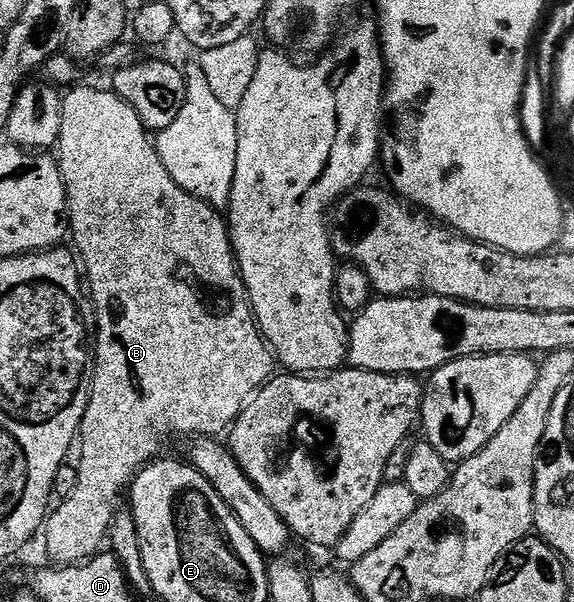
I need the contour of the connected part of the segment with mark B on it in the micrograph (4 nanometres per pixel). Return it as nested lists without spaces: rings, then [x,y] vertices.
[[[82,86],[74,87],[72,90],[64,93],[61,105],[63,106],[63,126],[61,127],[61,138],[59,141],[59,163],[61,165],[61,177],[65,183],[65,192],[69,195],[69,227],[71,229],[71,240],[77,243],[75,247],[76,255],[79,257],[80,263],[83,265],[83,276],[87,281],[88,291],[91,293],[91,303],[97,313],[97,335],[95,337],[95,363],[93,366],[93,385],[89,391],[89,405],[81,419],[81,430],[79,433],[79,448],[81,444],[81,461],[76,461],[75,467],[77,469],[77,489],[75,494],[71,494],[71,498],[60,501],[50,511],[44,525],[43,537],[45,536],[45,548],[49,551],[49,556],[54,565],[68,566],[70,564],[79,564],[89,559],[91,556],[97,555],[102,551],[103,545],[106,543],[109,527],[113,521],[114,512],[118,511],[119,504],[117,499],[132,485],[134,476],[145,467],[146,464],[158,459],[162,455],[161,447],[172,438],[173,432],[177,436],[193,436],[192,438],[217,438],[222,434],[228,433],[233,427],[233,423],[240,416],[244,410],[245,405],[249,403],[251,397],[264,386],[269,383],[271,377],[275,372],[275,357],[273,351],[270,350],[265,339],[261,337],[261,332],[257,329],[257,322],[253,319],[253,308],[249,304],[249,295],[245,292],[245,283],[241,277],[241,272],[237,268],[237,260],[233,256],[233,247],[231,246],[231,238],[229,237],[229,226],[226,217],[222,215],[218,209],[213,208],[207,201],[201,201],[197,197],[193,197],[187,191],[183,190],[181,186],[175,182],[174,178],[167,172],[167,167],[163,166],[157,153],[156,143],[151,139],[151,133],[146,128],[144,122],[139,118],[139,114],[135,114],[135,110],[127,102],[123,102],[123,98],[119,98],[117,93],[112,90],[104,92],[101,88],[81,88]]]

